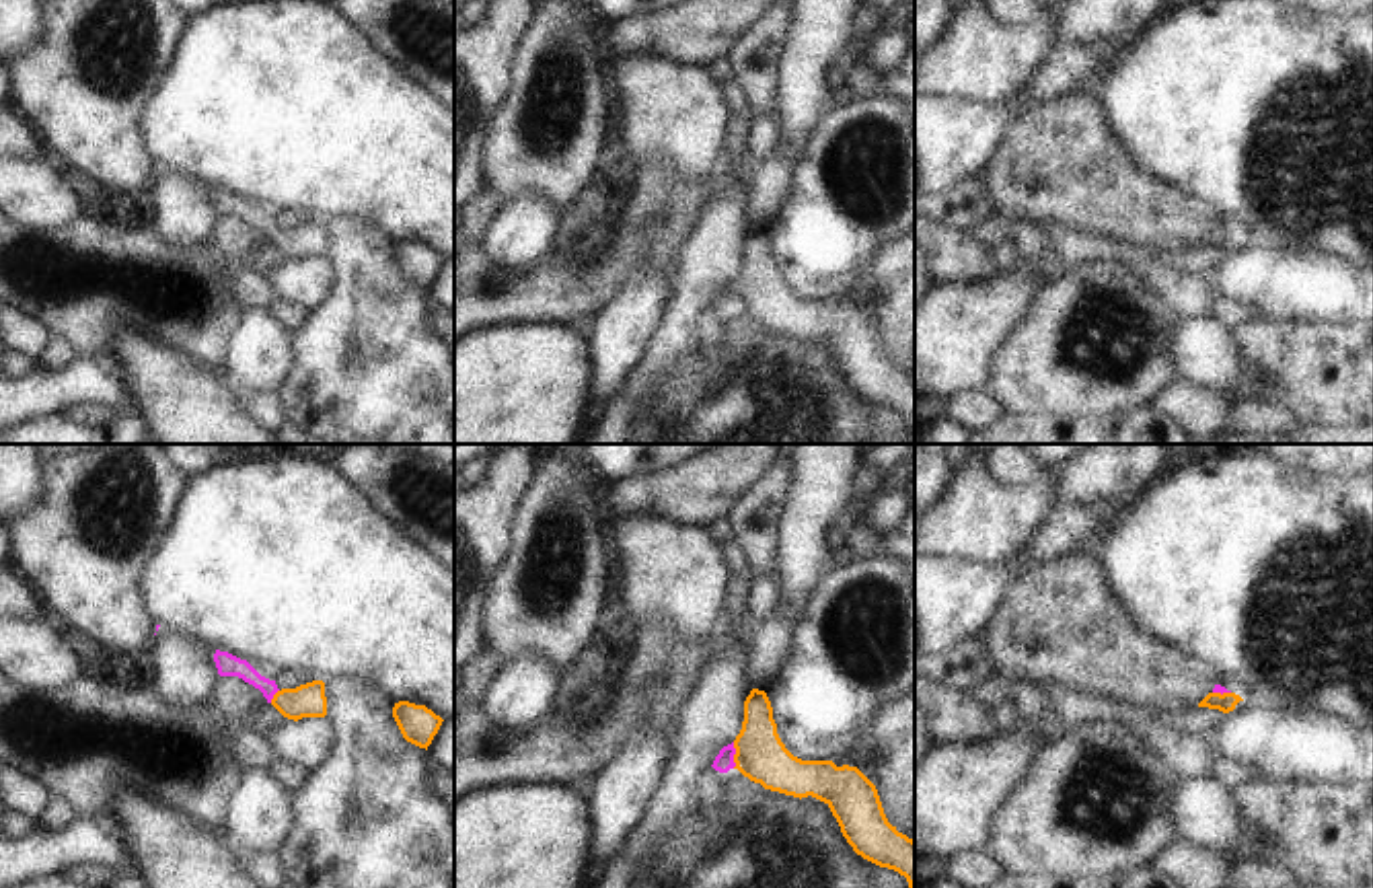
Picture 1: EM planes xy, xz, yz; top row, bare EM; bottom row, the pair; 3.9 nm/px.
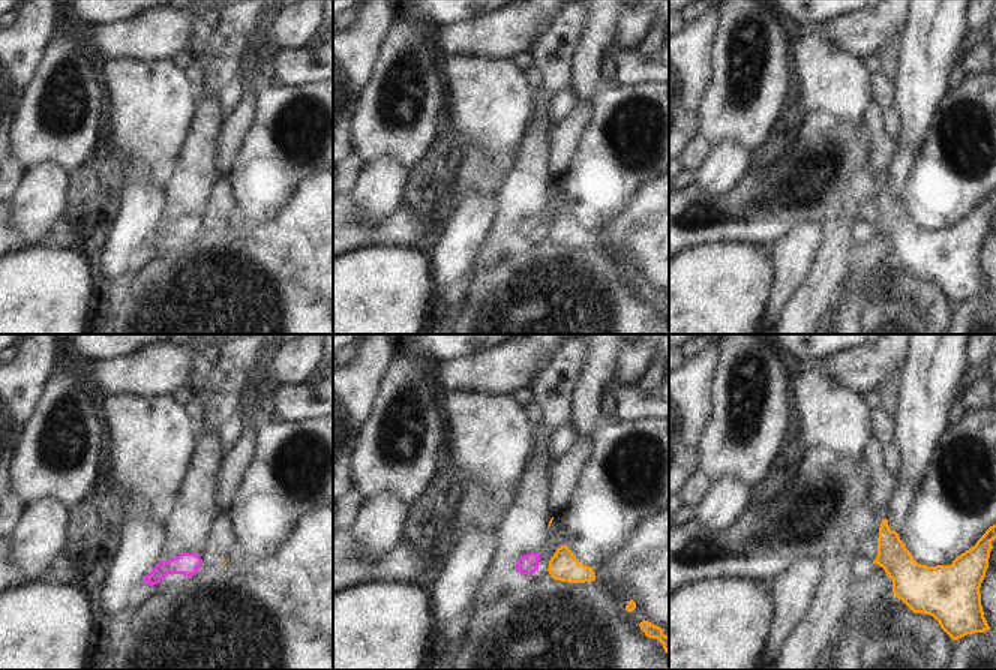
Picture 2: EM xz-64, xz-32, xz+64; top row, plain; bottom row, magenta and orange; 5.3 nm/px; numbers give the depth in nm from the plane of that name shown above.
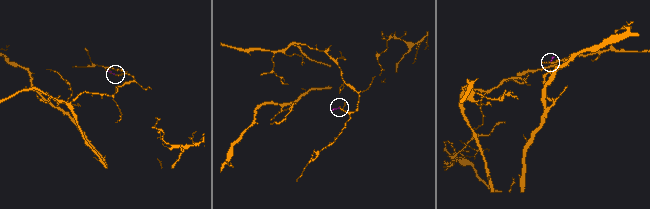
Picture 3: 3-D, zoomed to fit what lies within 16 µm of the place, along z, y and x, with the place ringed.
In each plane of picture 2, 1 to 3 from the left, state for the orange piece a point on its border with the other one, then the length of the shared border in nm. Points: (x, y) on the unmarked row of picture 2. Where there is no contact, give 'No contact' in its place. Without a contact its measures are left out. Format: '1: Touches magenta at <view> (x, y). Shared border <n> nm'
1: No contact
2: No contact
3: No contact

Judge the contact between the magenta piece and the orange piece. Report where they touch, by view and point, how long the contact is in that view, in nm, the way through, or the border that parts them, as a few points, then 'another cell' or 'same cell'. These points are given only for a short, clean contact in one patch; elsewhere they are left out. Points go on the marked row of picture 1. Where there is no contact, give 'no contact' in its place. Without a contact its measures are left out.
meets magenta in xz at (734, 753); contact 100 nm long; runs through xz (724, 761), (734, 753), (761, 755); same cell

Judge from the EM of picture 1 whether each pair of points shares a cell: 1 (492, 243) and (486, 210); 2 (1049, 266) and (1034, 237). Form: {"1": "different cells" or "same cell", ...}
{"1": "different cells", "2": "same cell"}

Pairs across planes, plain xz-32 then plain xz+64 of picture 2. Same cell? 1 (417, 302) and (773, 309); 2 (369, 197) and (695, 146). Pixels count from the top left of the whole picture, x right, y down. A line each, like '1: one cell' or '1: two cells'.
1: two cells
2: two cells

